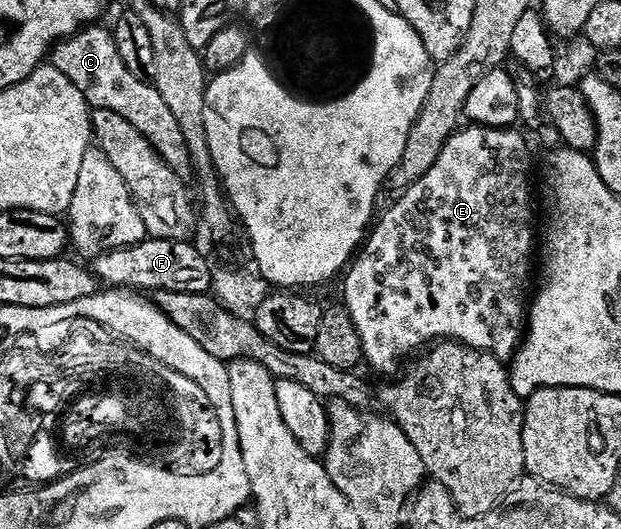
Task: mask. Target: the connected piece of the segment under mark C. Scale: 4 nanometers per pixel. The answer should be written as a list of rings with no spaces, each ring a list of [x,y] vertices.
[[[93,25],[84,28],[76,35],[71,35],[61,43],[56,44],[50,52],[50,63],[65,77],[70,77],[74,85],[78,85],[78,93],[86,97],[89,108],[101,111],[110,109],[110,113],[118,113],[118,117],[126,117],[146,141],[159,155],[165,159],[170,169],[184,177],[189,174],[190,164],[186,137],[182,137],[182,129],[175,119],[174,113],[162,101],[162,93],[151,82],[136,79],[130,69],[126,69],[126,61],[118,53],[116,36],[104,25]]]

